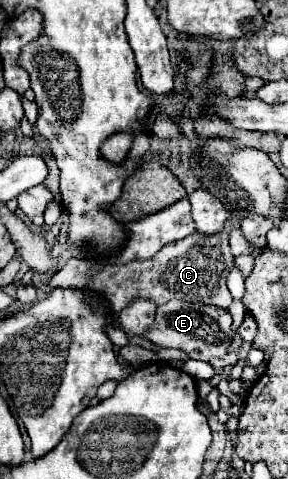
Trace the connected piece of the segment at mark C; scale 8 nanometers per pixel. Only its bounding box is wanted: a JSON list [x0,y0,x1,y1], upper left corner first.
[47,217,241,313]

